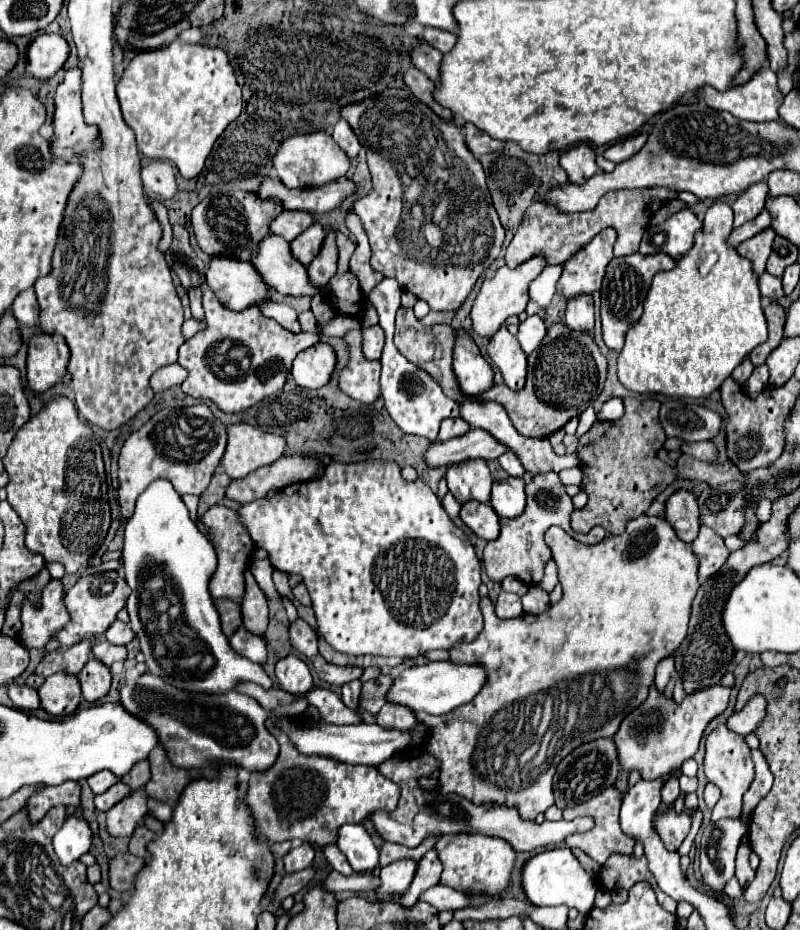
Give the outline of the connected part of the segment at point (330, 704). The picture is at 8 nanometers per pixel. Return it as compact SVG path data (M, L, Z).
M316 688L306 698L312 706L318 708L324 722L332 722L332 724L356 724L356 722L360 724L362 722L354 710L346 708L342 700L326 688Z

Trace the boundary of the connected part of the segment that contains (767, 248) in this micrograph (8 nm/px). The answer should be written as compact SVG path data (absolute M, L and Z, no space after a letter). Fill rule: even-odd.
M766 228L736 248L736 252L742 258L748 258L752 262L752 270L756 276L760 276L766 270L766 260L768 260L768 254L772 252L774 238L776 238L774 230Z

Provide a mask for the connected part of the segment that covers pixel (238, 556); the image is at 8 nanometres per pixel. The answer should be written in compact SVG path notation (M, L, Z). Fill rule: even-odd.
M212 506L206 514L202 514L202 524L206 526L212 546L216 550L218 556L218 566L216 572L212 574L210 582L208 582L208 590L212 598L228 598L234 602L240 602L240 598L244 596L244 570L250 564L250 554L256 548L254 542L250 540L246 528L240 524L238 514L230 508L224 506Z

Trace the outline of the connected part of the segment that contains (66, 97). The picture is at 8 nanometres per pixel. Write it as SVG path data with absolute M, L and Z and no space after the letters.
M70 68L64 72L64 80L56 90L56 112L54 112L54 136L50 138L50 150L56 158L72 160L78 152L98 146L98 128L88 126L82 116L80 100L80 68Z

